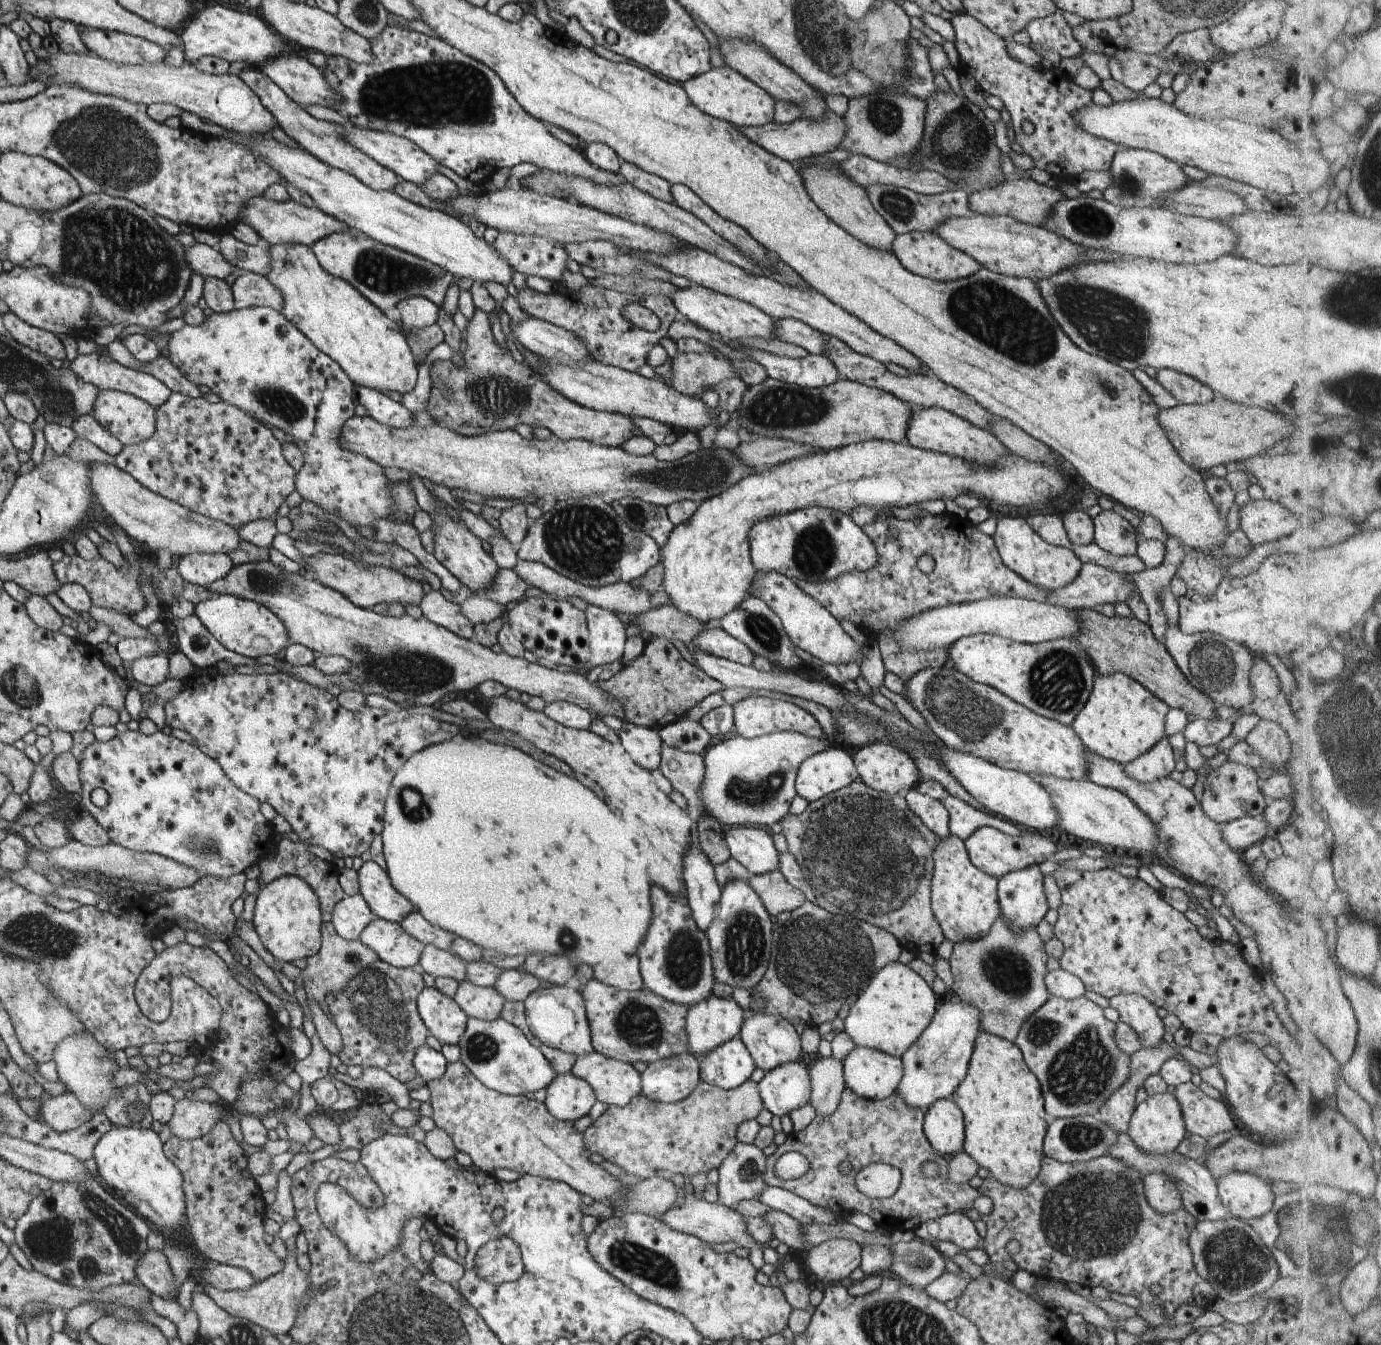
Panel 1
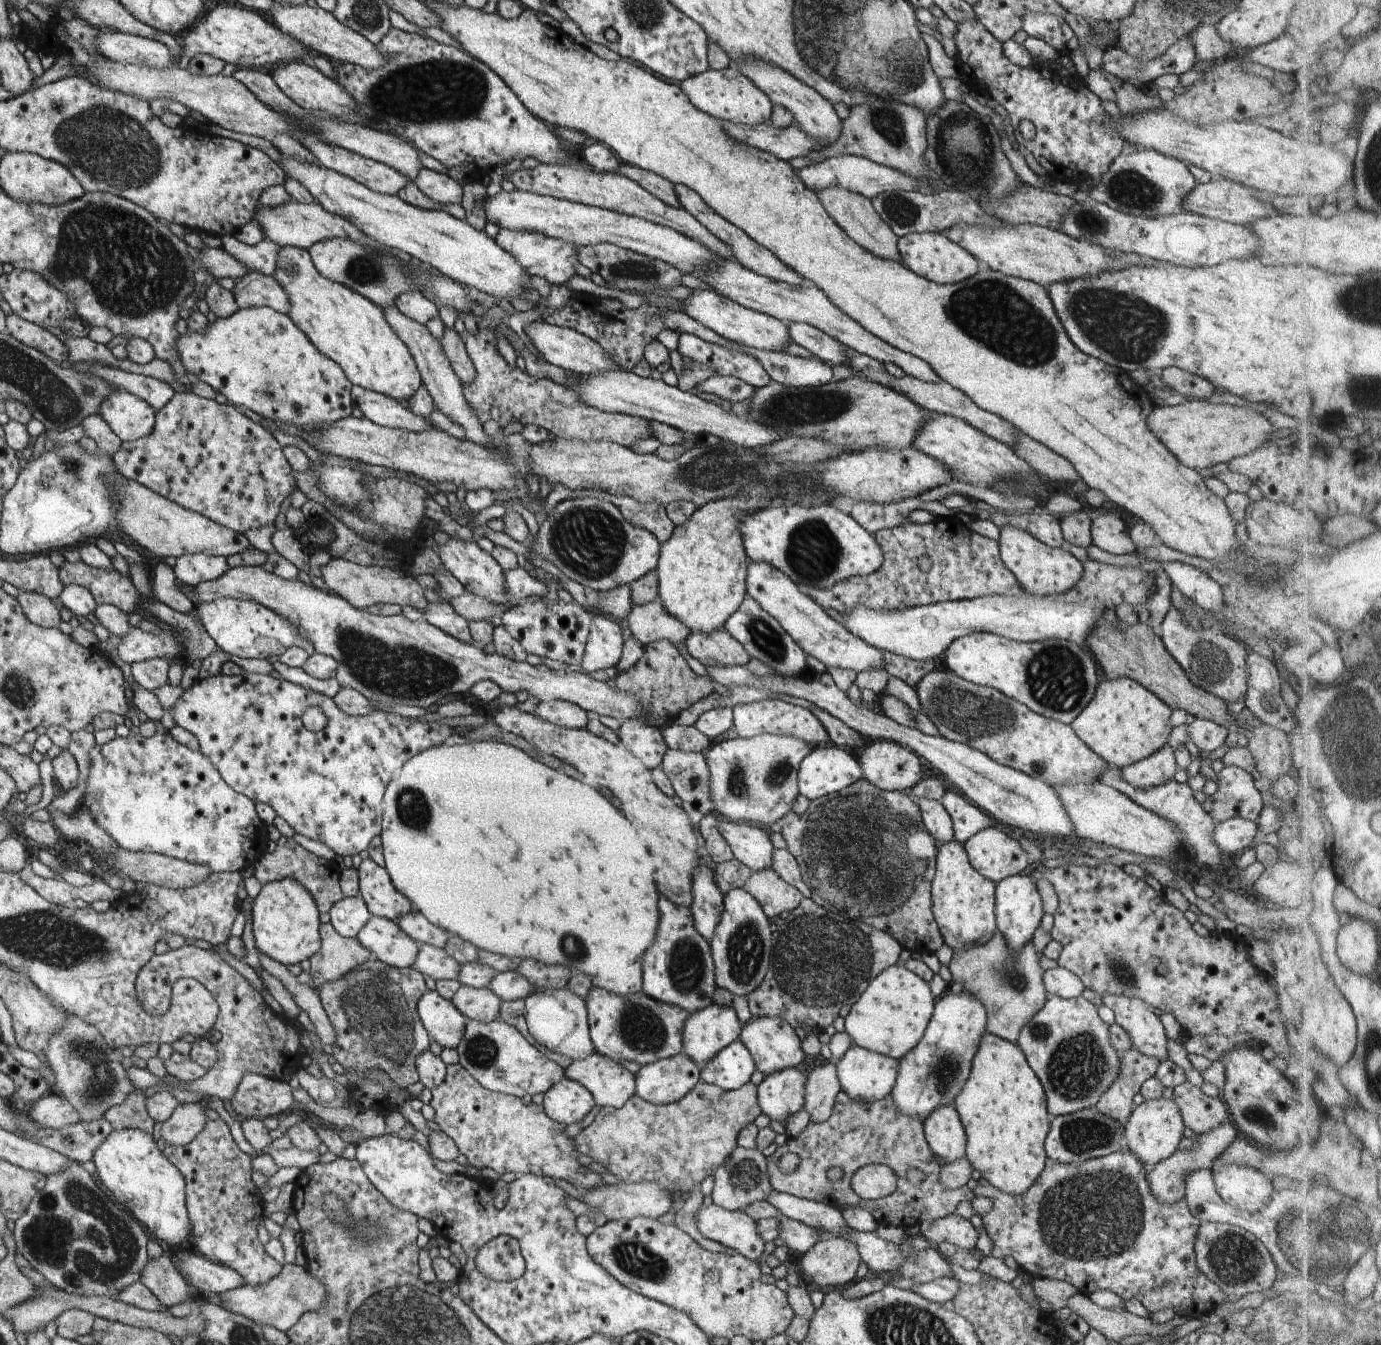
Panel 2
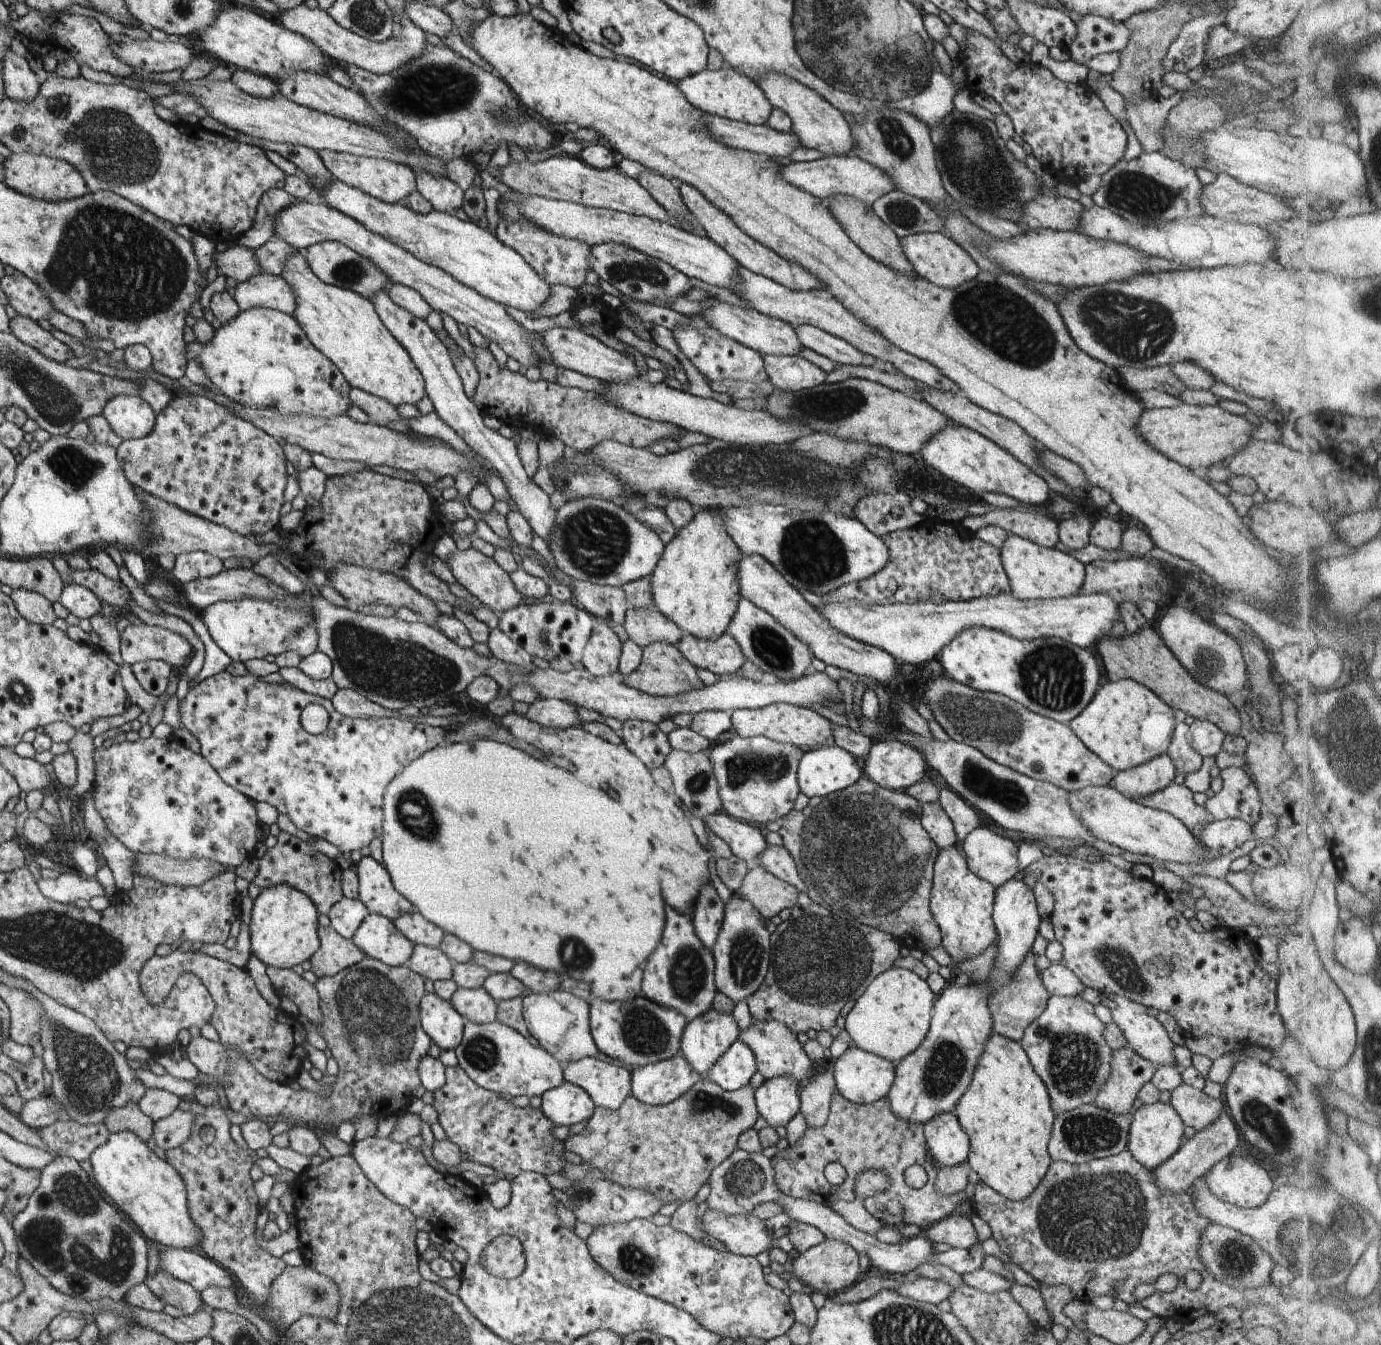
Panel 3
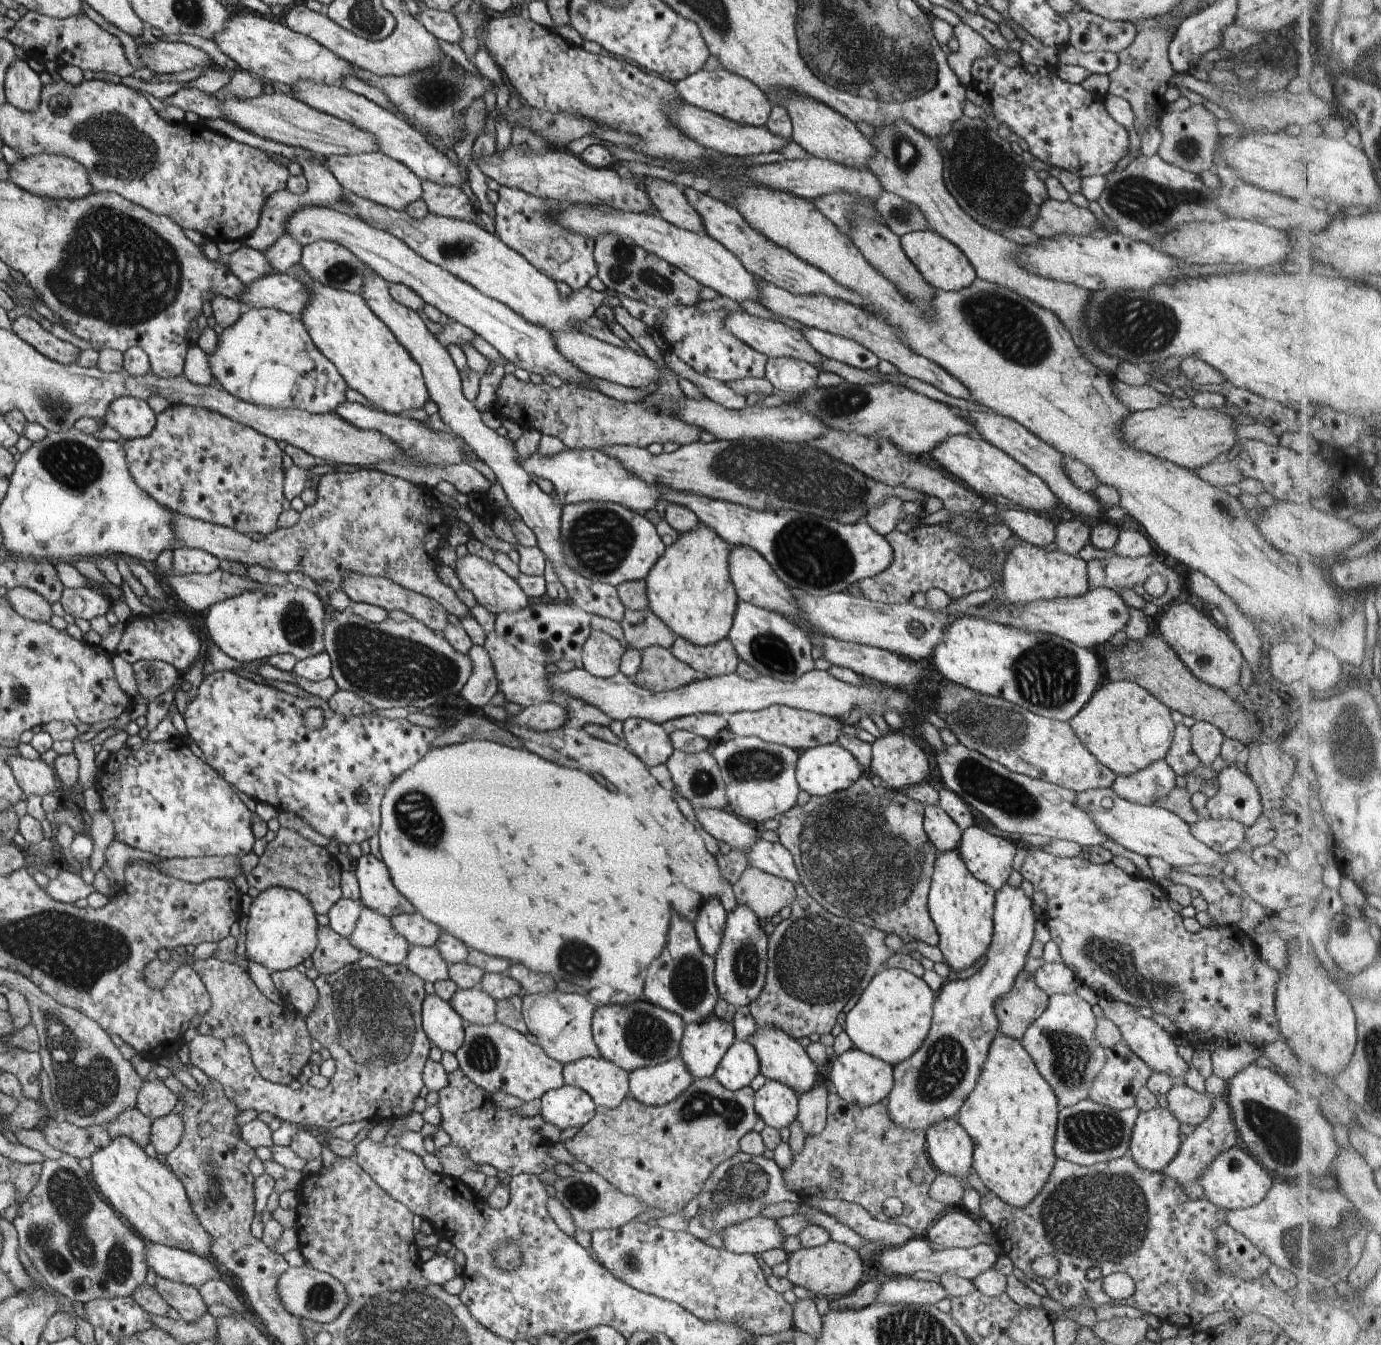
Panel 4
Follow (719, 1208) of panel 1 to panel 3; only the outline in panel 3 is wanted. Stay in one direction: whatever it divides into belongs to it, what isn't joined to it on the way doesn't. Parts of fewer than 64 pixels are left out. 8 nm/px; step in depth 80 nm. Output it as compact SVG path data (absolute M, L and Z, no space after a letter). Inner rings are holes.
M708 1208L702 1216L702 1228L737 1255L755 1257L776 1245L764 1221L750 1213L723 1216Z

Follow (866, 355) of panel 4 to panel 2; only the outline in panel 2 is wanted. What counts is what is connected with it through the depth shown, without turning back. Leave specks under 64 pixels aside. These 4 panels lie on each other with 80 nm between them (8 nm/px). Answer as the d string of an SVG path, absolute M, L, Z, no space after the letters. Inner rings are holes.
M792 321L787 327L792 342L809 350L814 357L822 359L832 367L844 364L846 358L843 345L825 332L810 326L810 323Z

